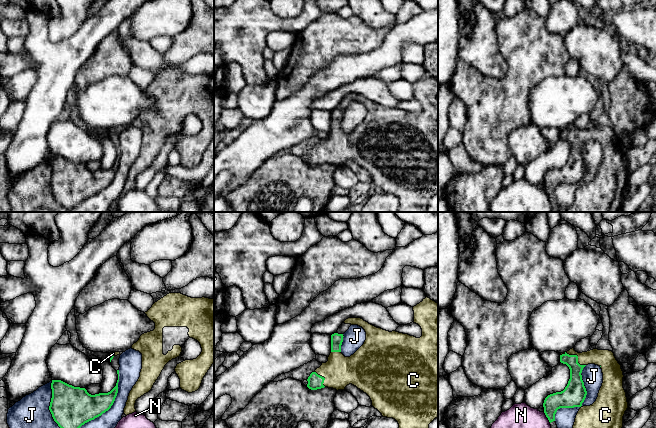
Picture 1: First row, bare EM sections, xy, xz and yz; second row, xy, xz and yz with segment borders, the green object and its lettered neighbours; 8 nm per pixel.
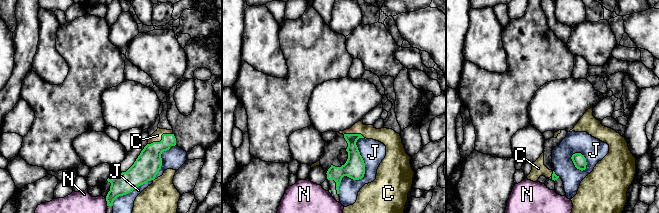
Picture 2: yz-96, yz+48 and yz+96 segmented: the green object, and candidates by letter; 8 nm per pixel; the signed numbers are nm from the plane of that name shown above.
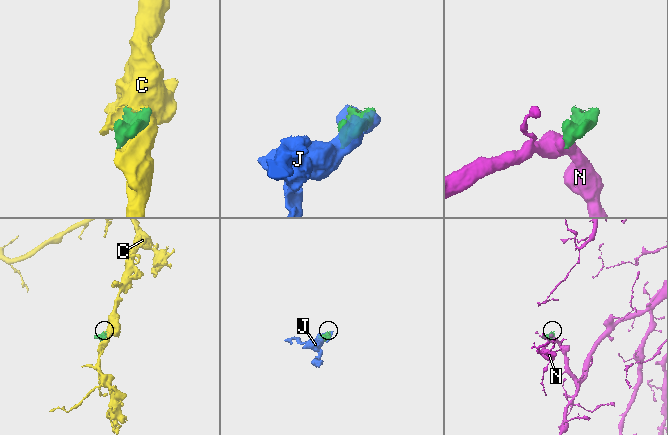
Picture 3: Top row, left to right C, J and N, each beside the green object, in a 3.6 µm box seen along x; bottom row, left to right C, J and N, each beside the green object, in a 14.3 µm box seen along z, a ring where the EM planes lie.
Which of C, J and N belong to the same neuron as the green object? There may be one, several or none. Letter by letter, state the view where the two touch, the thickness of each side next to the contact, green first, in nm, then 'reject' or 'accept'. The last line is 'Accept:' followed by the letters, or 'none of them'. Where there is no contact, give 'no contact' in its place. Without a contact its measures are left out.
C: contact in yz; calibres 140 and 140 nm; accept
J: contact in xy; calibres 320 and 220 nm; reject
N: contact in yz; calibres 170 and 480 nm; reject
Accept: C

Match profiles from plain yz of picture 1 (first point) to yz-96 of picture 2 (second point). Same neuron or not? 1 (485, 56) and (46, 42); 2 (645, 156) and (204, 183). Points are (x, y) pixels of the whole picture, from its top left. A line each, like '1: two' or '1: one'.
1: one
2: two

